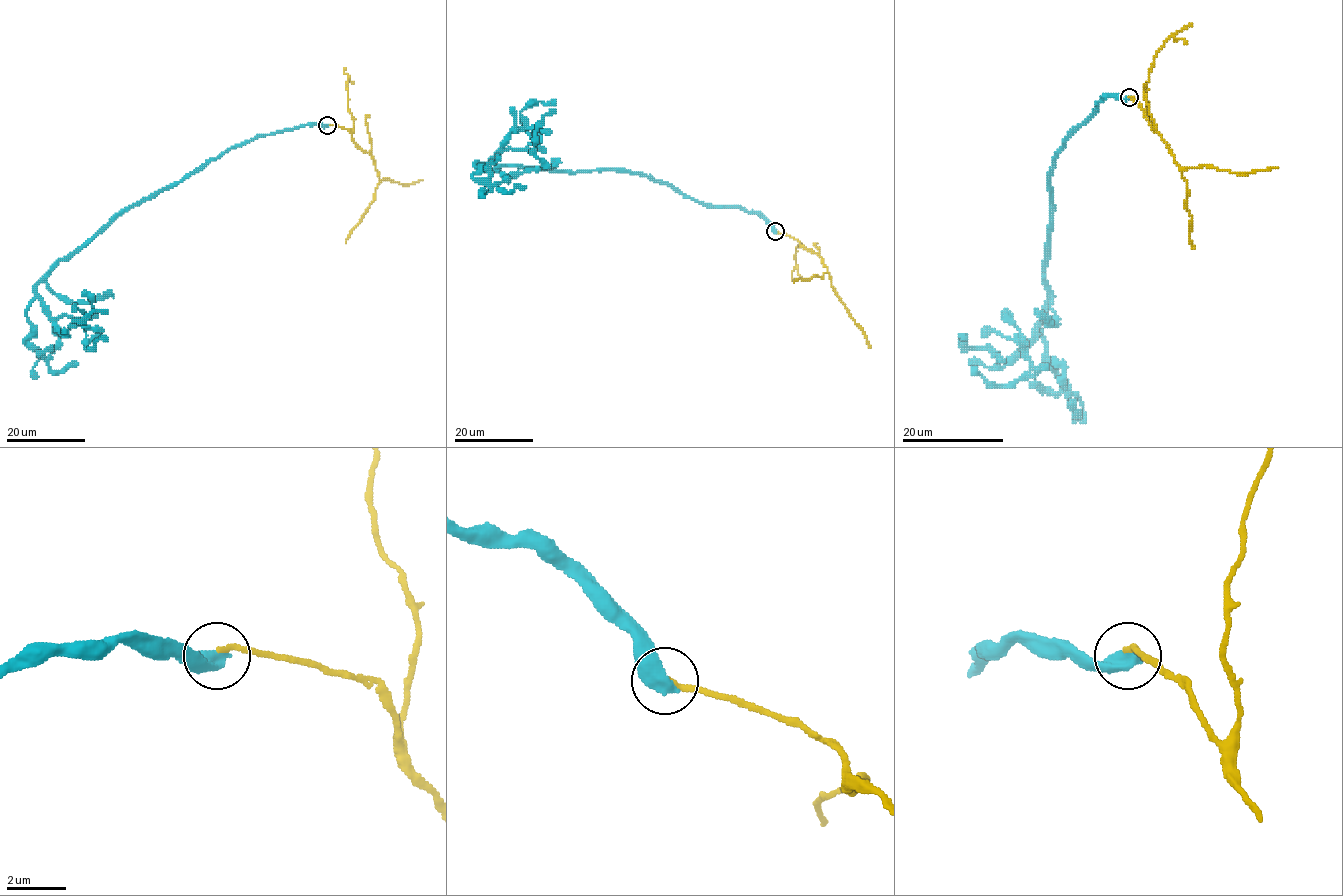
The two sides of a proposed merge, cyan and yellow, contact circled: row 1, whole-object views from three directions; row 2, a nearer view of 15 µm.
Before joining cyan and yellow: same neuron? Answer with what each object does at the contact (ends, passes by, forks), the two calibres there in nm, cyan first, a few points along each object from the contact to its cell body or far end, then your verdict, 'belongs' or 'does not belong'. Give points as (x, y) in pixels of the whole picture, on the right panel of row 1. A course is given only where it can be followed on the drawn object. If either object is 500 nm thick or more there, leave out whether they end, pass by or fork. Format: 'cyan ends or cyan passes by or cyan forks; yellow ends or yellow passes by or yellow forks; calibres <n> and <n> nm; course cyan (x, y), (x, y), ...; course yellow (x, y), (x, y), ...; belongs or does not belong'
calibres 700 and 160 nm; course cyan (1129, 97), (1097, 103), (1054, 159), (1049, 301), (1023, 342), (1030, 369), (996, 385), (972, 373); course yellow (1129, 97), (1139, 105), (1182, 168), (1209, 165), (1236, 173), (1252, 173), (1278, 167); does not belong

